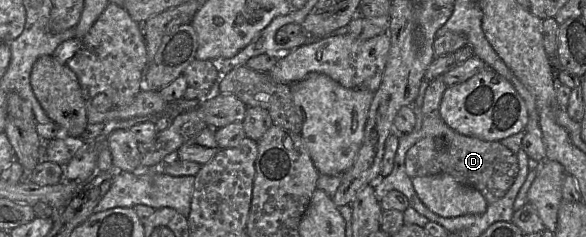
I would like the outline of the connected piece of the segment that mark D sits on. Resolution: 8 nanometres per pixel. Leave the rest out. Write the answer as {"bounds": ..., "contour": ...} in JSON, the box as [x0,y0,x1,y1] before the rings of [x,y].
{"bounds":[406,77,519,204],"contour":[[[442,77],[428,83],[422,105],[421,137],[406,153],[406,173],[410,178],[451,175],[460,184],[479,191],[487,203],[492,204],[504,197],[513,185],[519,171],[517,155],[500,141],[484,141],[462,135],[446,125],[440,115],[446,88]]]}

